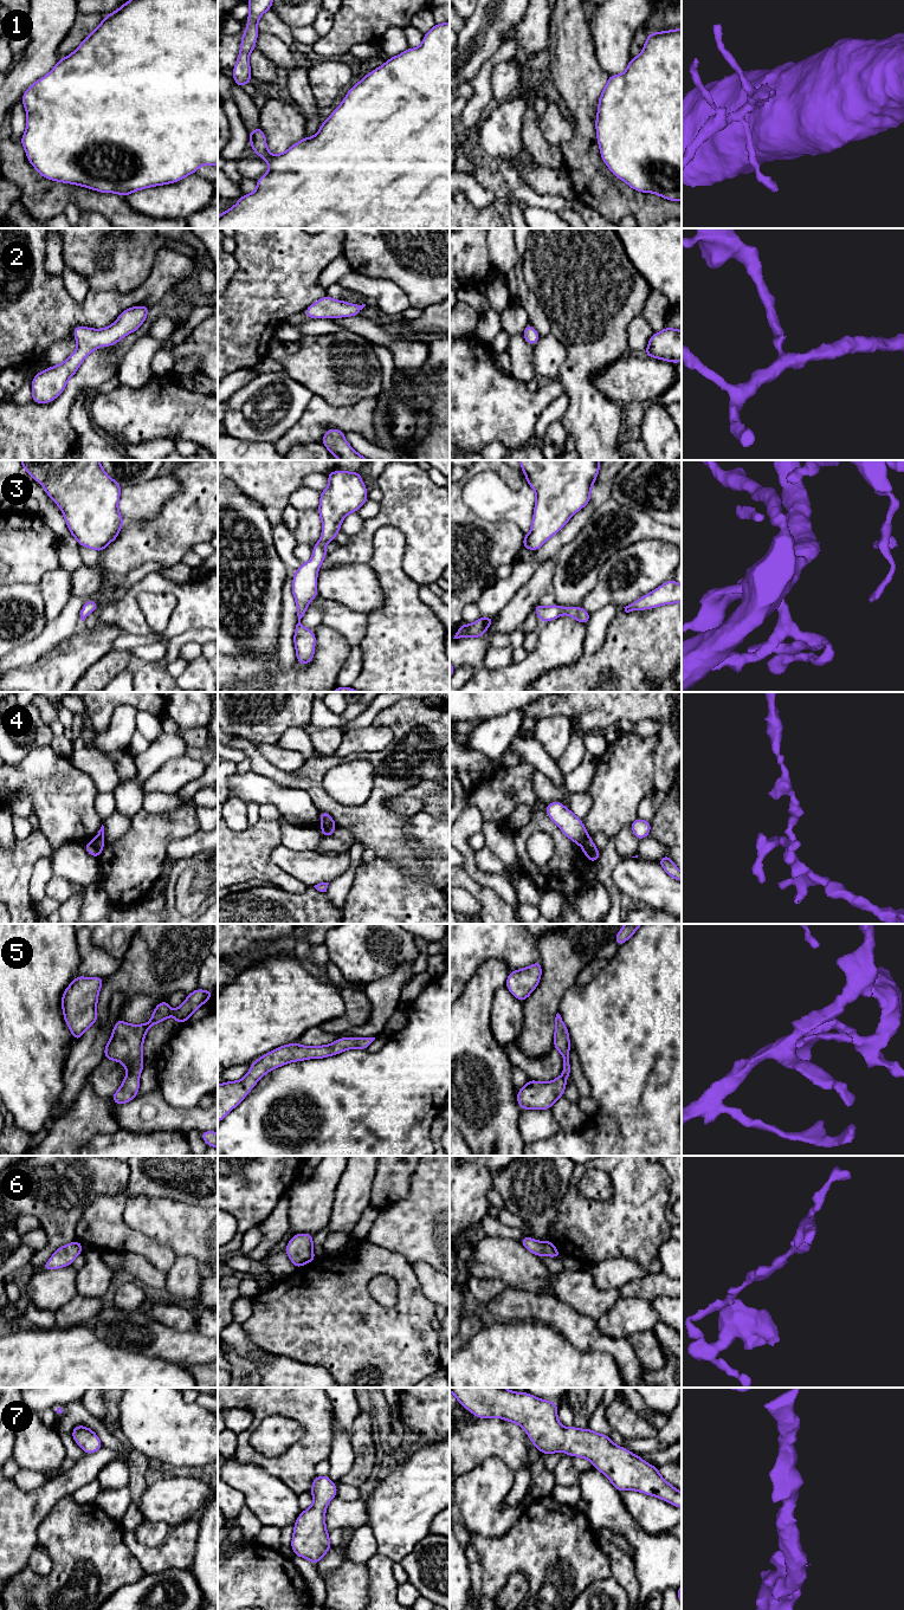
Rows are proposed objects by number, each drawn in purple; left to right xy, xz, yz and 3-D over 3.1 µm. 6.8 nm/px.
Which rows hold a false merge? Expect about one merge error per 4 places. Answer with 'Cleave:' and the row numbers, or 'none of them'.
Cleave: 4

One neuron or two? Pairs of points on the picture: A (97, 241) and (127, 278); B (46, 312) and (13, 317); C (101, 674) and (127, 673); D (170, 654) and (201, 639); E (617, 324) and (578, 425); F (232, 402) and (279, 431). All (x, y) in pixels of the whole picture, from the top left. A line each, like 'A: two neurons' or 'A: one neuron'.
A: one neuron
B: one neuron
C: two neurons
D: one neuron
E: one neuron
F: one neuron

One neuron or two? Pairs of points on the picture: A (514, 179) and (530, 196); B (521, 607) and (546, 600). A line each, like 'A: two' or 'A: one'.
A: one
B: two

